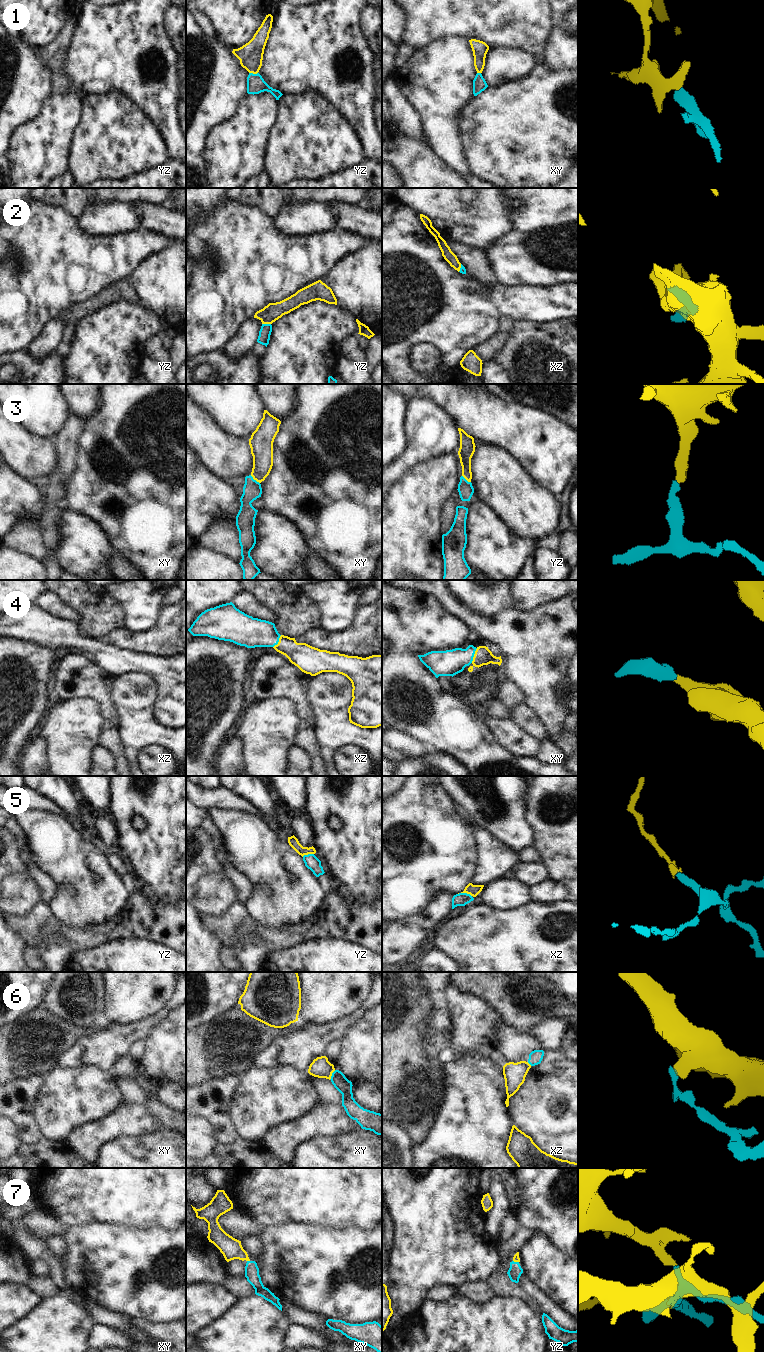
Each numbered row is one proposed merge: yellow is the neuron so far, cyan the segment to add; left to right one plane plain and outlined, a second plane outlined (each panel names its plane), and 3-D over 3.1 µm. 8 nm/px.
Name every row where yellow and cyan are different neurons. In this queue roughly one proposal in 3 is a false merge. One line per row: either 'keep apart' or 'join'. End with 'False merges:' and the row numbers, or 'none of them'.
1: join
2: join
3: join
4: join
5: join
6: keep apart
7: join
False merges: 6

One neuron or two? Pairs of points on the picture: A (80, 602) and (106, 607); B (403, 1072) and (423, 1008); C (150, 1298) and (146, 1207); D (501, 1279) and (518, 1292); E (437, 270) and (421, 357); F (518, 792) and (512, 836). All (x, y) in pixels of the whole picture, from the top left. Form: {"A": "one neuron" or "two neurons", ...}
{"A": "one neuron", "B": "one neuron", "C": "two neurons", "D": "one neuron", "E": "two neurons", "F": "one neuron"}

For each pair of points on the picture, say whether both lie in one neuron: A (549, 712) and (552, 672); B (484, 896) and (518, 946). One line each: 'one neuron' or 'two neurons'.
A: one neuron
B: two neurons

